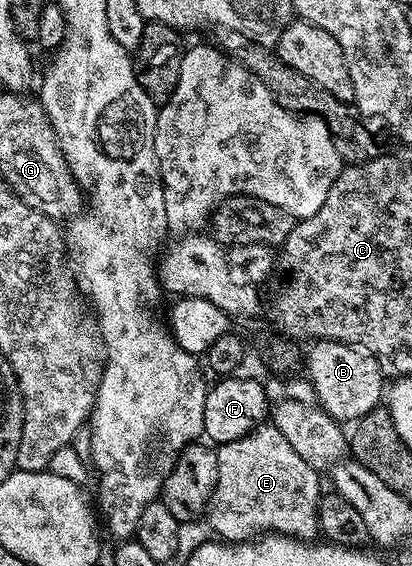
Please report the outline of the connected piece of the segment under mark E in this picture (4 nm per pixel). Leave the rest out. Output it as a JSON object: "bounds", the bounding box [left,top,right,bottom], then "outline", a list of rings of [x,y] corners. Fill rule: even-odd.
{"bounds":[207,425,323,541],"outline":[[[262,425],[239,441],[222,443],[216,448],[217,486],[207,504],[207,522],[225,541],[249,541],[266,533],[289,535],[292,539],[313,541],[318,538],[321,526],[317,506],[321,504],[323,488],[319,471],[307,465],[299,454],[291,449],[290,442],[279,429]]]}

